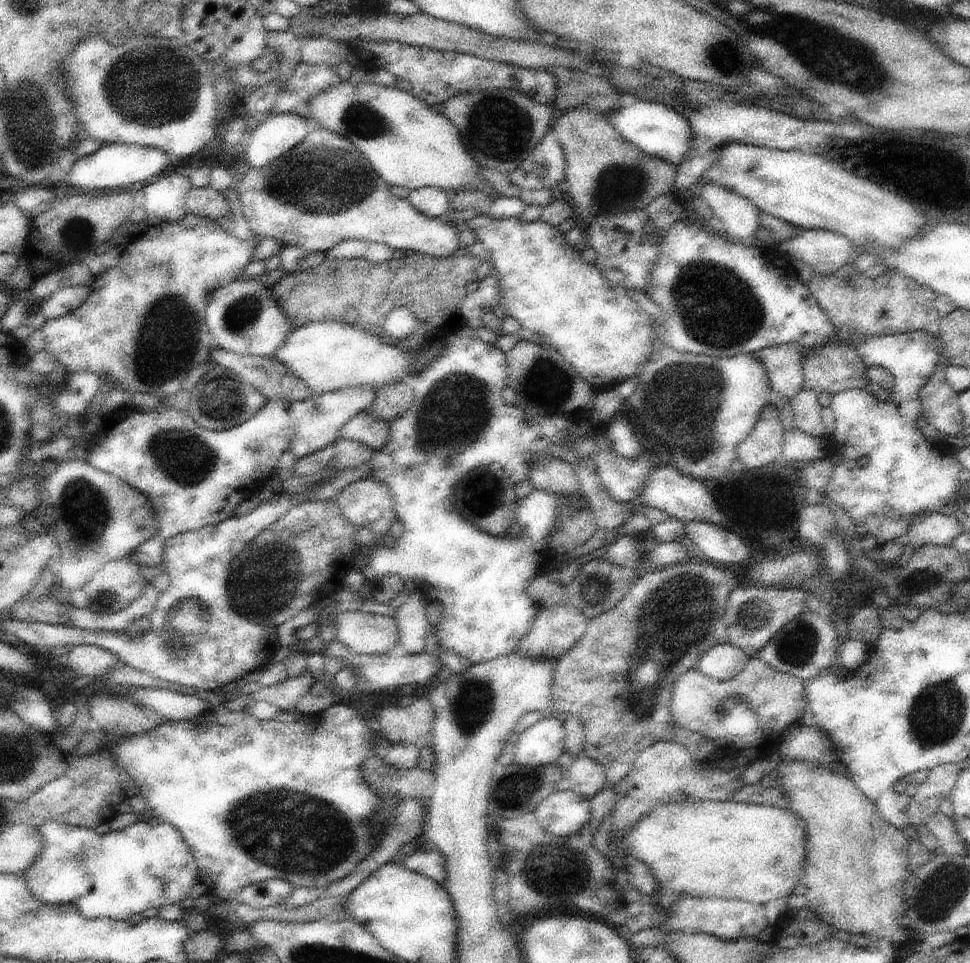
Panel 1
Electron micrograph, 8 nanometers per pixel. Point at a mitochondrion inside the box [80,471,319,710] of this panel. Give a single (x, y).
(184, 626)

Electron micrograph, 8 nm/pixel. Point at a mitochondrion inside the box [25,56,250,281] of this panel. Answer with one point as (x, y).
(76, 235)

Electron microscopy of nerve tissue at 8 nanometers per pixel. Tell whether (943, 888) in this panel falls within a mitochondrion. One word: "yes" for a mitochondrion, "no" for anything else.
yes

